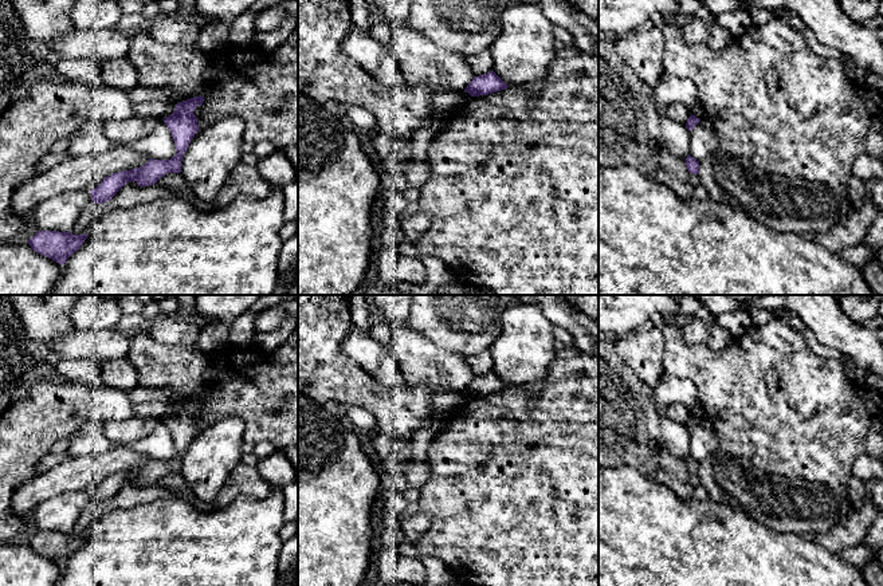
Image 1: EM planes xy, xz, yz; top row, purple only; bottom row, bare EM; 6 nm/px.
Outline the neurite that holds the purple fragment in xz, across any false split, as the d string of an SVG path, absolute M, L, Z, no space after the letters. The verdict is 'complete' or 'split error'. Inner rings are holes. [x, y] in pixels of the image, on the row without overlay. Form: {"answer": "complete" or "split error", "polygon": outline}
{"answer": "complete", "polygon": "M491 370L487 374L475 377L464 389L471 397L488 396L509 386Z"}

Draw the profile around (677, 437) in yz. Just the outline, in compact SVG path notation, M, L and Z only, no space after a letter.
M663 412L660 413L660 426L663 441L668 451L686 460L690 455L690 430L686 425L670 420Z

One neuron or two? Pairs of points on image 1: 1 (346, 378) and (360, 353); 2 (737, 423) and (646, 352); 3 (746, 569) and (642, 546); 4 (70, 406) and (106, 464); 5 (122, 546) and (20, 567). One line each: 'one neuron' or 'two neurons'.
1: two neurons
2: two neurons
3: one neuron
4: two neurons
5: two neurons

